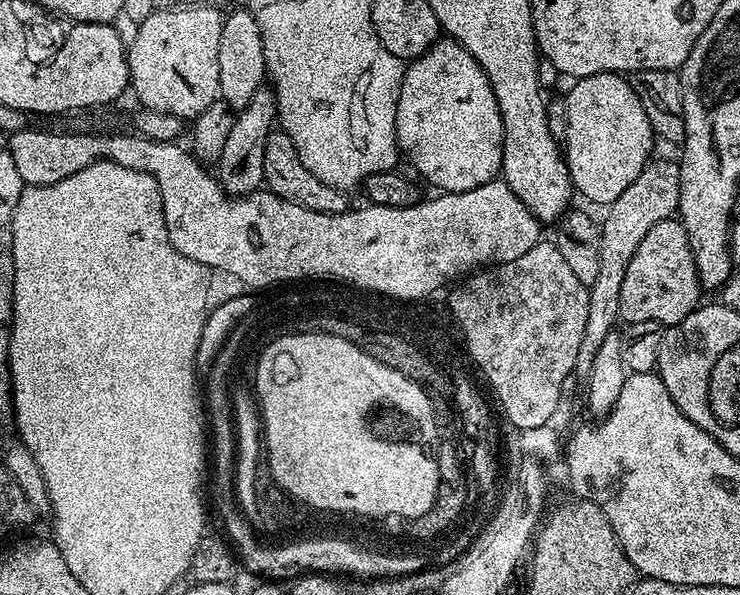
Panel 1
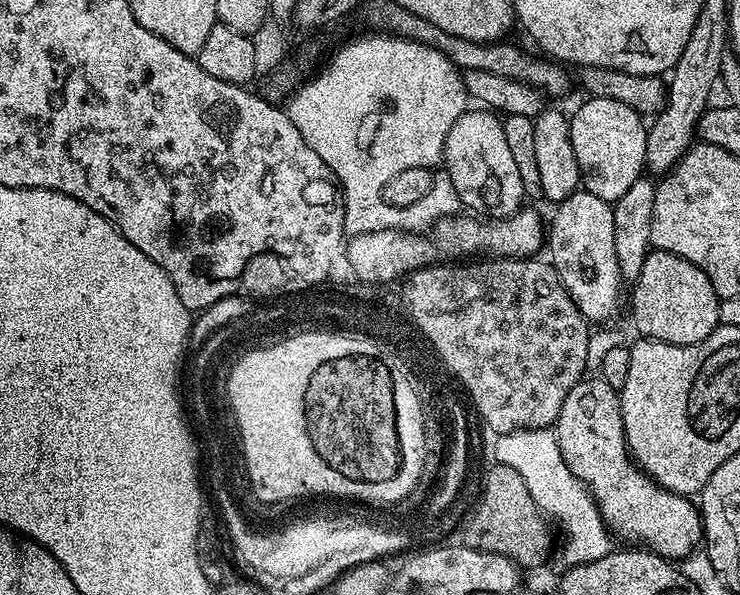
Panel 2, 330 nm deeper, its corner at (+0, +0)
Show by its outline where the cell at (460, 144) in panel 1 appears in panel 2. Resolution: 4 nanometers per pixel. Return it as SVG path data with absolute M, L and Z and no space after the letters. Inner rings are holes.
M466 110L450 126L444 139L442 168L448 171L448 180L456 196L473 213L485 212L488 218L503 218L520 211L525 203L522 177L517 163L510 154L510 147L504 134L504 123L495 111Z

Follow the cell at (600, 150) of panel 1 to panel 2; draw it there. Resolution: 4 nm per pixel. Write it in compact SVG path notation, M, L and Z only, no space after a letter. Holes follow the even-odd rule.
M594 96L585 101L576 113L571 113L568 121L570 142L580 163L582 188L598 198L615 202L645 171L648 129L640 113L622 102L614 102L614 98Z

